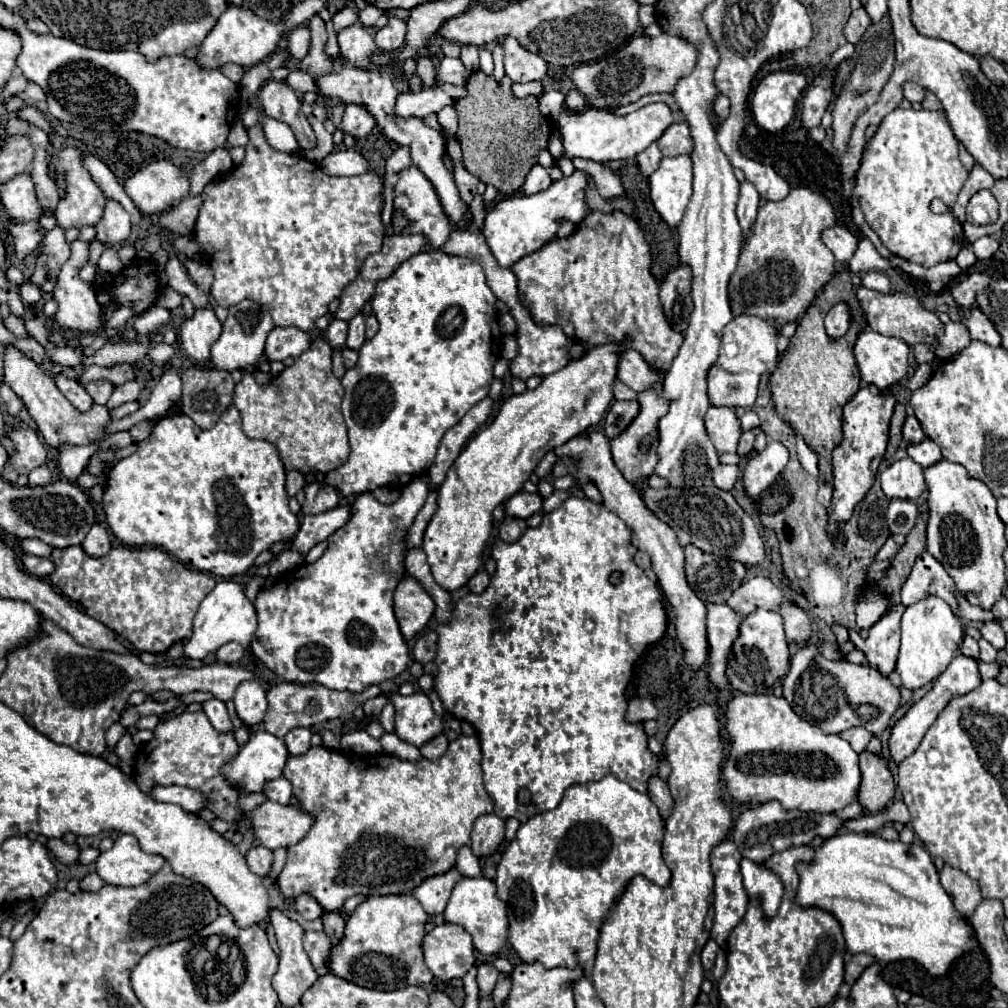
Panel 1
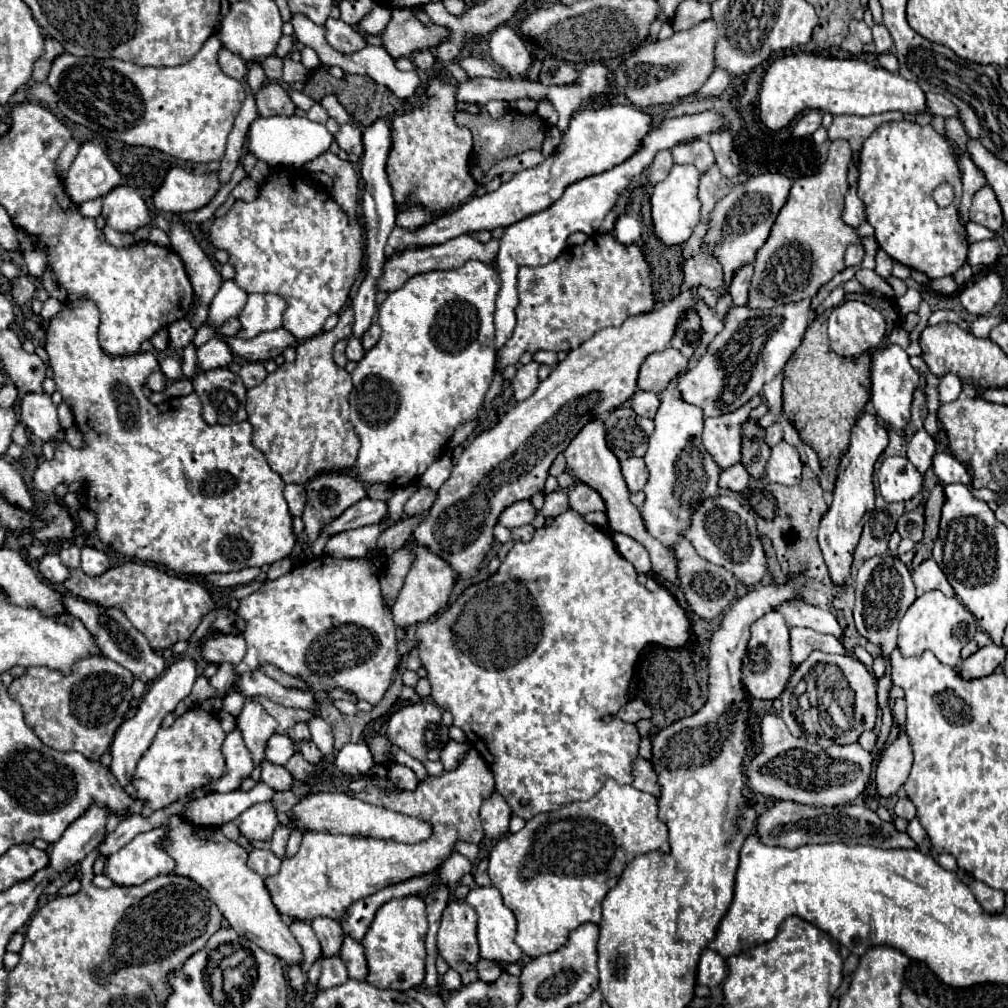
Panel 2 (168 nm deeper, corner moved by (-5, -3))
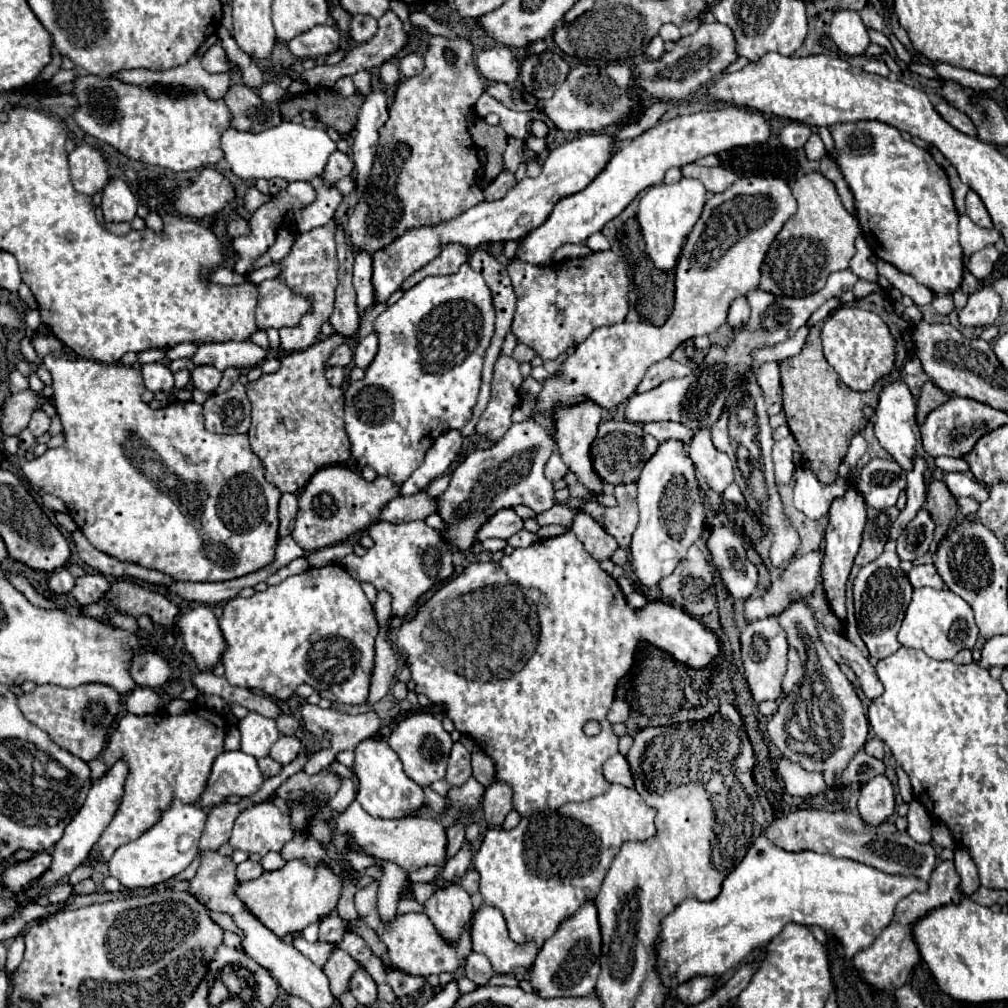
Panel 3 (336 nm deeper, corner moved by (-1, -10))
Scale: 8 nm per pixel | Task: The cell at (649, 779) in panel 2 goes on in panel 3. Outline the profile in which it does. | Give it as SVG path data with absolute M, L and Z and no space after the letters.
M615 753L613 757L609 757L609 761L605 761L603 777L609 783L619 783L623 787L633 787L633 777L631 777L631 771L629 771L629 763L621 753Z

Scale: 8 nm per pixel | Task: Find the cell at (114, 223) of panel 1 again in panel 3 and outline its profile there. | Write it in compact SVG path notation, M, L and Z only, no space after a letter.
M109 179L109 183L103 189L103 201L101 201L105 221L131 221L137 211L137 201L121 179Z

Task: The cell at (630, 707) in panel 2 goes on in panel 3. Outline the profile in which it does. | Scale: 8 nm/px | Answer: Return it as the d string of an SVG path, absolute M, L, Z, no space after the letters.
M615 699L609 713L607 713L607 721L609 723L625 723L627 717L629 717L629 705L621 699Z

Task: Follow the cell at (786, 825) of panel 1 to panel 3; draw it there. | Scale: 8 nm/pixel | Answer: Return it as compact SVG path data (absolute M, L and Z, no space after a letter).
M803 809L803 811L795 811L795 813L787 813L787 815L781 815L779 819L775 819L765 835L775 843L779 845L781 849L785 851L815 851L815 853L831 853L835 857L849 857L853 861L859 861L859 863L865 863L869 867L875 867L883 873L889 873L889 875L905 875L905 877L917 877L917 879L923 879L927 881L937 865L937 855L935 855L935 849L933 845L921 845L917 841L913 841L909 837L907 831L899 831L893 823L883 823L883 825L867 825L863 823L857 815L849 813L849 811L817 811L817 809Z

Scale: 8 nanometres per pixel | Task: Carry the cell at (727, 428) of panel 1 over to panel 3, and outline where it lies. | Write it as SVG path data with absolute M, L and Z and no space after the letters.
M699 429L689 445L689 457L699 475L705 477L705 483L715 491L723 493L733 483L733 463L731 459L717 451L709 429Z

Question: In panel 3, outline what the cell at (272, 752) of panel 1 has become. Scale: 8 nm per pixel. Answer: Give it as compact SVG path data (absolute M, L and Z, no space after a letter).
M283 735L283 737L279 737L279 741L271 747L271 757L275 759L275 761L279 761L281 765L287 765L289 761L293 761L297 755L299 755L299 747L301 747L301 743L299 743L299 739L295 737L295 735L291 735L291 737L287 737L287 735Z

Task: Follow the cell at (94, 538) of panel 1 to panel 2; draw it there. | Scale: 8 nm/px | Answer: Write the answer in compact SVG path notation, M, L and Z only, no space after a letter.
M83 546L81 548L81 568L89 574L89 576L99 576L103 574L107 568L111 566L109 556L95 548L95 546Z

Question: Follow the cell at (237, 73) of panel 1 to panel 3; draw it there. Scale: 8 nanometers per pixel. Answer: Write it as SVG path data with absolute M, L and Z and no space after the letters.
M219 43L213 45L213 47L203 55L201 63L203 63L203 69L205 69L207 73L225 73L225 71L231 69L231 63L229 63L229 59L227 59L227 55L225 55L225 51L223 51L223 47L221 47Z

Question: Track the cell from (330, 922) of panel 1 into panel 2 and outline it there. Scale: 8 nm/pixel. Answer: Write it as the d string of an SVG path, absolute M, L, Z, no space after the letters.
M343 934L341 954L339 956L345 962L351 978L355 978L355 980L363 980L365 978L367 964L365 964L365 954L363 954L361 942L357 942L355 938L349 938L349 934Z

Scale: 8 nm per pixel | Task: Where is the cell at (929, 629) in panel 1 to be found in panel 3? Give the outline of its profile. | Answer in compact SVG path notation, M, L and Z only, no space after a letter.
M921 587L913 591L913 599L907 607L903 625L899 629L899 641L903 647L923 649L933 659L953 659L961 649L973 649L977 641L977 625L973 619L973 609L965 599L949 589L929 589Z

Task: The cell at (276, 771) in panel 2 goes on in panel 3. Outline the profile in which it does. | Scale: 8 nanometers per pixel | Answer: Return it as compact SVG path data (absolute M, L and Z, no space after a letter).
M261 757L257 763L259 763L259 769L265 777L279 775L279 771L281 771L281 765L277 765L277 761L273 761L271 757Z

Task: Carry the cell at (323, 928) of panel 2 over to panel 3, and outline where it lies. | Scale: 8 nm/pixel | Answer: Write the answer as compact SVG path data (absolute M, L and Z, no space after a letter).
M337 947L331 953L323 971L331 981L331 991L333 991L337 1001L341 999L341 993L349 991L349 977L353 977L353 973L357 969L359 969L359 963L349 953L345 953L341 947Z

